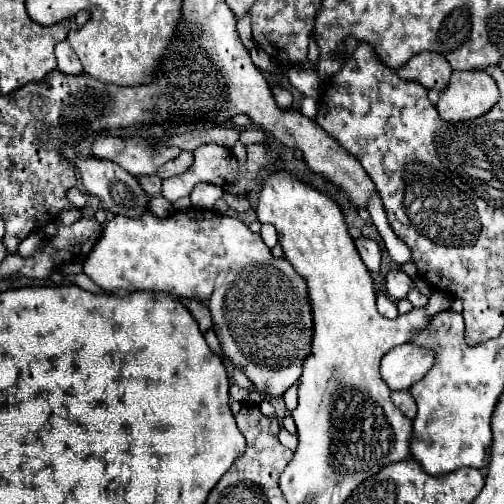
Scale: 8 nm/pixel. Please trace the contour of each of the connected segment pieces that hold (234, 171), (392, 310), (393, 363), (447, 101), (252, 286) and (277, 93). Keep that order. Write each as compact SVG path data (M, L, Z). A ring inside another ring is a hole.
M204 145L204 147L198 147L198 149L194 151L194 163L192 163L192 167L190 167L186 173L182 173L182 175L170 177L170 179L164 181L164 187L162 187L164 197L166 197L170 203L174 203L176 199L190 195L192 187L198 185L198 183L202 183L202 181L214 183L214 185L218 185L220 189L224 189L224 191L228 191L228 193L234 193L234 195L246 195L246 193L252 191L254 185L256 185L258 169L274 161L274 155L272 155L264 145L248 145L246 151L248 151L248 161L246 161L246 165L240 165L240 163L236 161L234 153L228 151L228 149L224 149L224 147L220 147L220 145Z
M376 293L376 307L378 307L378 313L386 319L396 319L398 317L398 309L396 309L396 303L392 299L388 299L384 293Z
M404 343L382 357L380 377L392 391L410 389L428 373L432 363L434 357L428 349L418 349L412 343Z
M454 71L436 109L444 121L468 121L490 111L498 97L498 87L488 73Z
M190 207L190 209L184 209L184 211L174 211L170 217L156 217L152 213L144 215L144 219L128 219L128 217L120 217L120 215L114 215L110 221L104 223L104 231L100 235L100 239L96 241L96 247L90 251L90 255L86 257L84 261L84 273L98 285L102 287L104 291L110 291L110 293L118 293L118 291L154 291L154 293L168 293L172 297L190 297L190 299L200 299L212 313L212 319L214 319L214 331L220 339L220 345L222 345L222 353L224 353L224 359L232 365L232 367L238 367L246 373L246 377L254 383L254 387L270 397L282 397L284 391L292 385L298 383L300 375L302 375L302 367L304 367L304 361L306 357L310 355L312 351L312 331L314 331L314 319L312 319L312 305L310 305L310 297L308 297L308 287L306 287L306 281L304 277L300 277L294 267L290 265L288 259L280 257L276 259L272 255L272 251L264 245L262 237L258 233L252 233L240 219L236 217L228 217L228 215L222 215L222 213L216 213L216 211L200 211L196 207Z
M274 85L274 87L272 87L272 93L274 93L274 97L276 97L278 107L288 109L288 107L292 105L292 95L290 95L288 89L284 89L284 87L280 87L280 85Z

